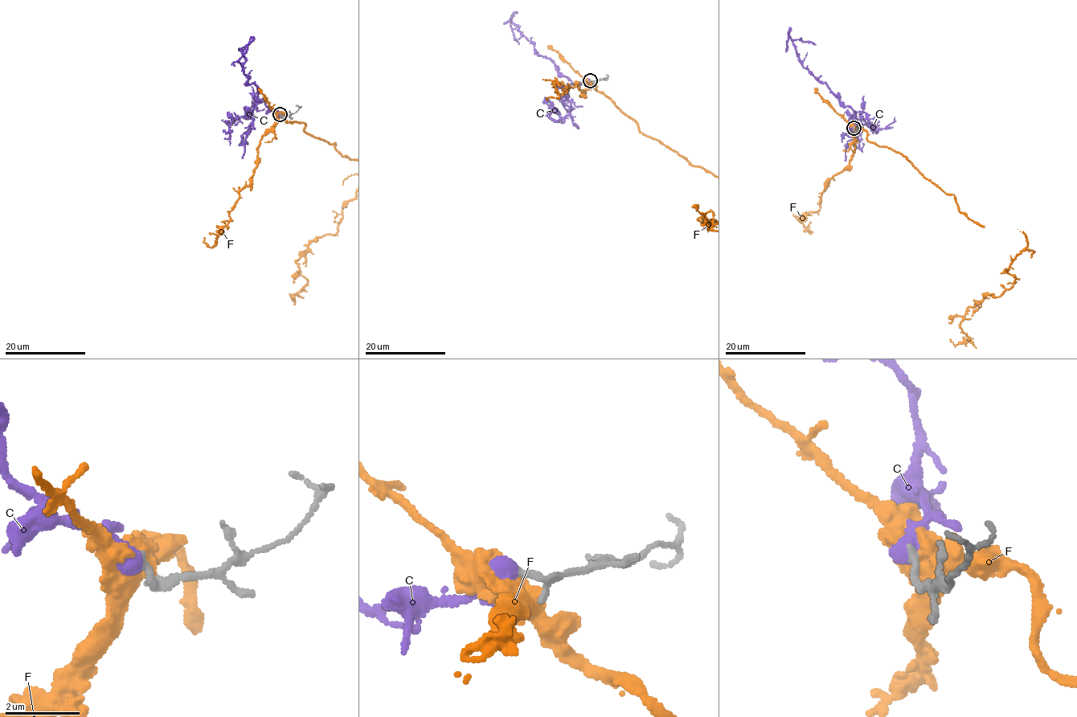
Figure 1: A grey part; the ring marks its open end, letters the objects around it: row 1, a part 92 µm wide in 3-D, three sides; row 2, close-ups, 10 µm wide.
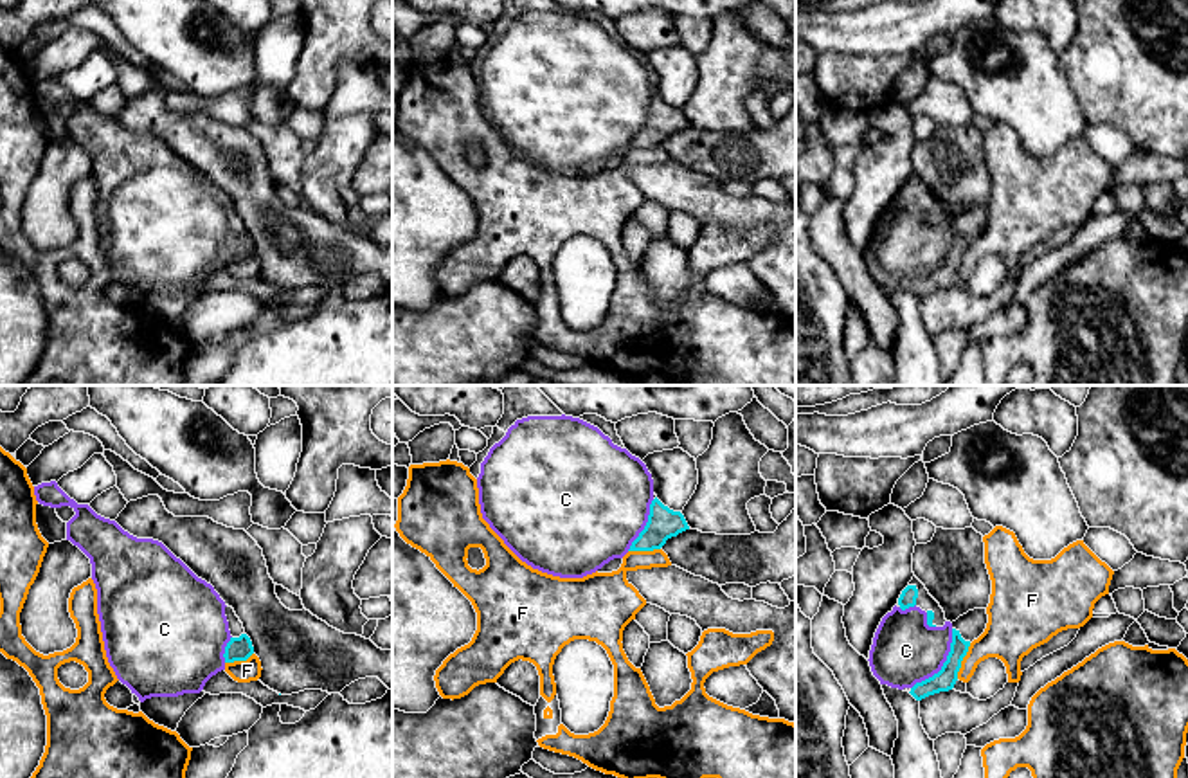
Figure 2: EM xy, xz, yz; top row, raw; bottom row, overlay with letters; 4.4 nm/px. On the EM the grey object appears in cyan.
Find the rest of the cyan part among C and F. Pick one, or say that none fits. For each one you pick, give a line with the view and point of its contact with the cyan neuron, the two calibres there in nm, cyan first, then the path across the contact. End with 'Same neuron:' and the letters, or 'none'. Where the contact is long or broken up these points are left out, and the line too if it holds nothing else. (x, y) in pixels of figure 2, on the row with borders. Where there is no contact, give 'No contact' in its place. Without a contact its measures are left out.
C: Touches cyan at yz (944, 663). Thickness 90 nm (cyan) against 300 nm. Path across: yz (945, 679), (944, 663), (906, 651)
Same neuron: C

